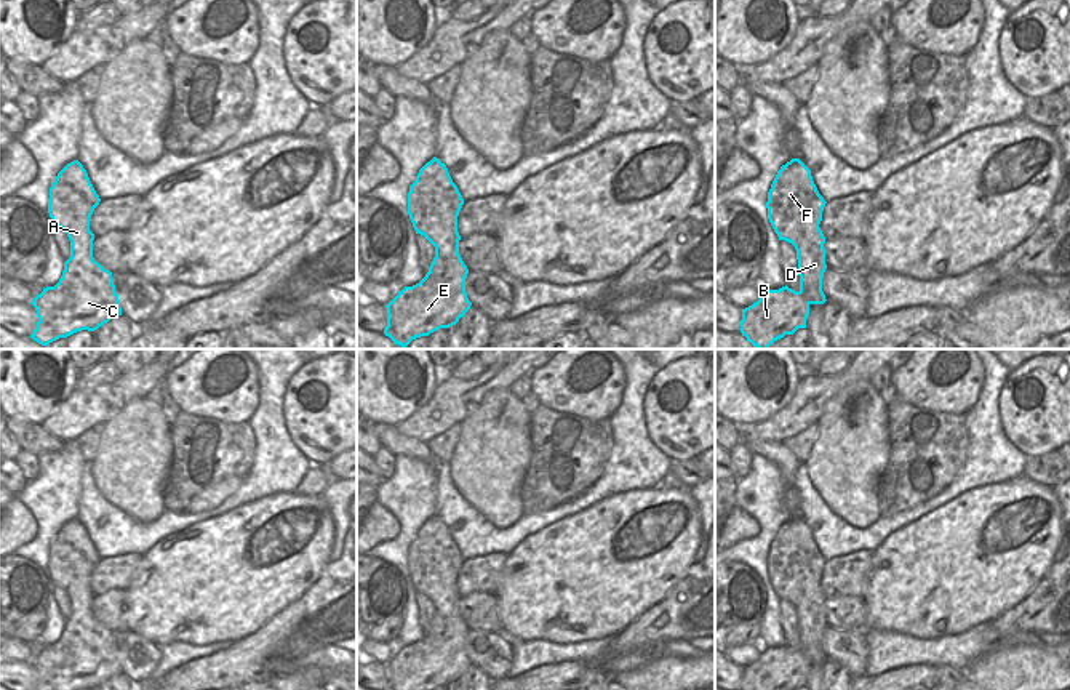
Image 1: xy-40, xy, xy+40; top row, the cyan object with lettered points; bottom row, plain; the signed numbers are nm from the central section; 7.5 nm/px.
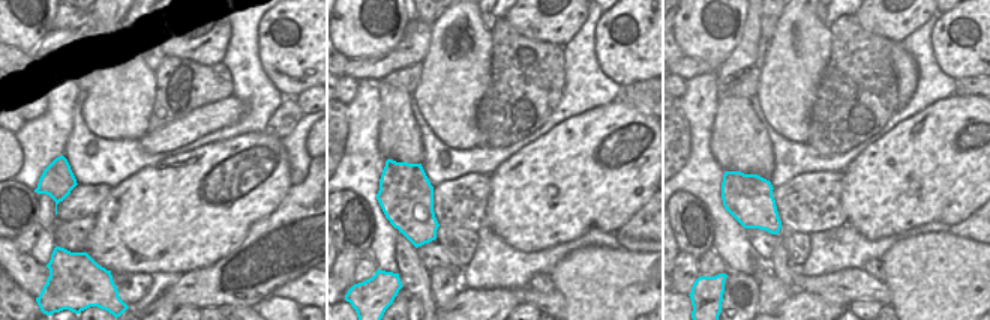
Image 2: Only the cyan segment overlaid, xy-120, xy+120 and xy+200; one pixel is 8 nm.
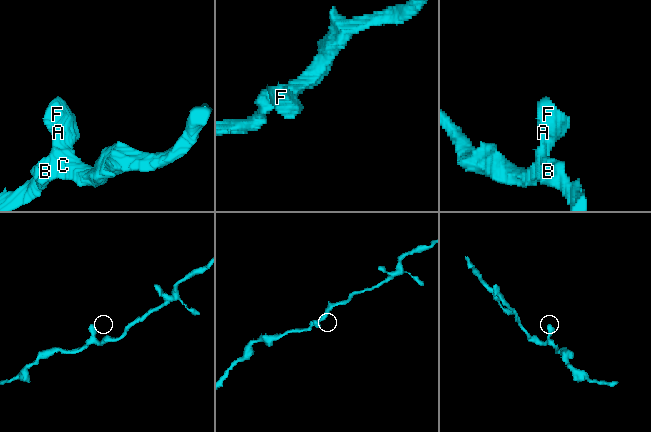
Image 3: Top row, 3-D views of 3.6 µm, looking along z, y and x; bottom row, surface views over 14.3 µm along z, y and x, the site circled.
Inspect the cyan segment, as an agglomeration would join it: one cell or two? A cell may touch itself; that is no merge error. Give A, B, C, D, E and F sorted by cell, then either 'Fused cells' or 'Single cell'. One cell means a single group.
Groups: A B C D E F. Single cell

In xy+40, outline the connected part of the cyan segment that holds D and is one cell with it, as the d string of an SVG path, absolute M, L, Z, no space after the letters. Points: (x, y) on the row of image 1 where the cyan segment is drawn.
M800 158L781 166L768 192L768 219L779 240L797 250L800 290L766 288L757 303L742 309L741 333L758 349L806 328L809 306L827 301L822 291L825 237L819 227L825 203Z

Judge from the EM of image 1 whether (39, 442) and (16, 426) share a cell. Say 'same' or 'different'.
same

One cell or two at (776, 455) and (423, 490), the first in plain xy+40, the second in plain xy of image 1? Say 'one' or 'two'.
two

